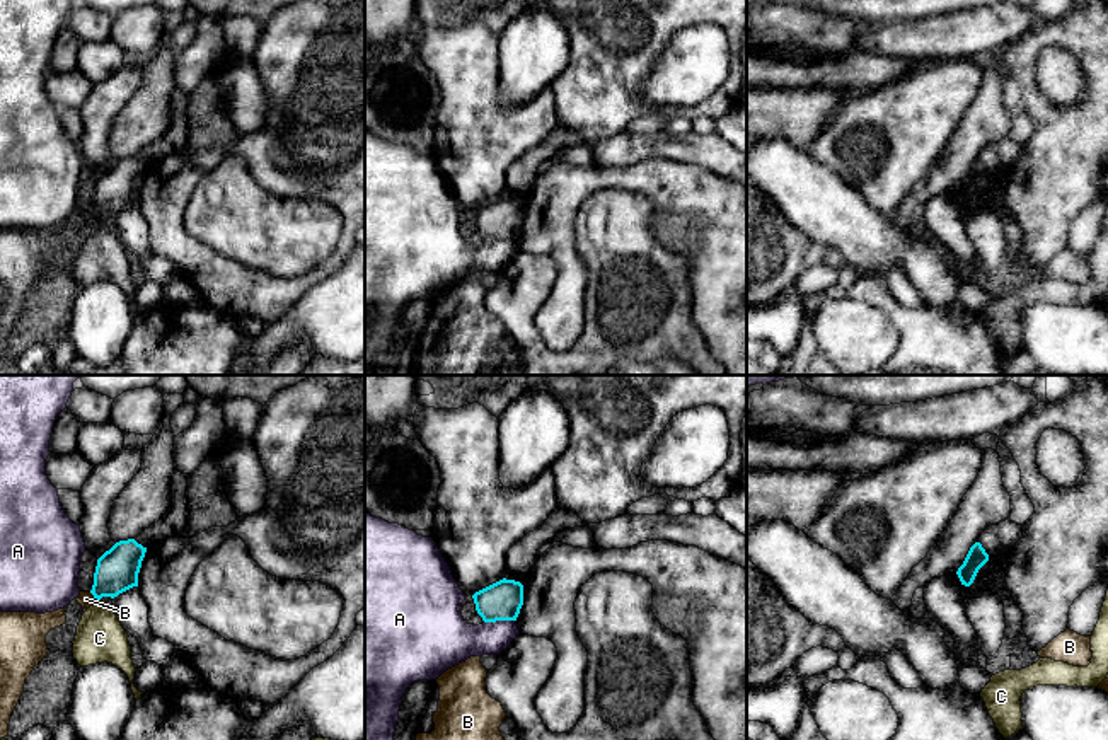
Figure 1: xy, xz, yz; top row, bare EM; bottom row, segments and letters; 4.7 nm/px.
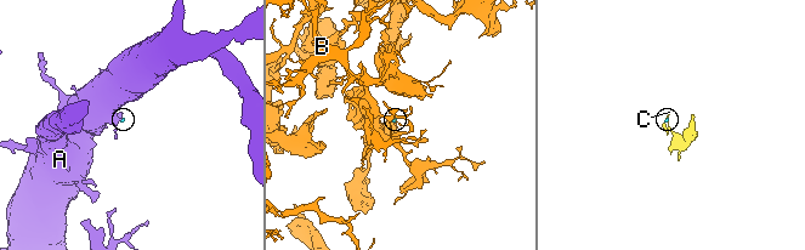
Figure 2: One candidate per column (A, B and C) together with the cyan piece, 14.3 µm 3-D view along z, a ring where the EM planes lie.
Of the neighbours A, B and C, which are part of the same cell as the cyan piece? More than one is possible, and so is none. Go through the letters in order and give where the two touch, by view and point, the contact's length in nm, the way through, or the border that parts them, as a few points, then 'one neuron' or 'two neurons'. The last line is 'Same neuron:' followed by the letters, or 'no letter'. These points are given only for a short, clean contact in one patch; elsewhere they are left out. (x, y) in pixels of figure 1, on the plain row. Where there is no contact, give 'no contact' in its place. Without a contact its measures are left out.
A: xz (500, 237) | 150 nm | along xz (515, 237), (484, 241) | two neurons
B: xy (92, 212) | 50 nm | along xy (89, 210), (94, 217) | two neurons
C: xy (98, 217) | 30 nm | across xy (116, 190), (98, 217), (99, 256) | one neuron
Same neuron: C

